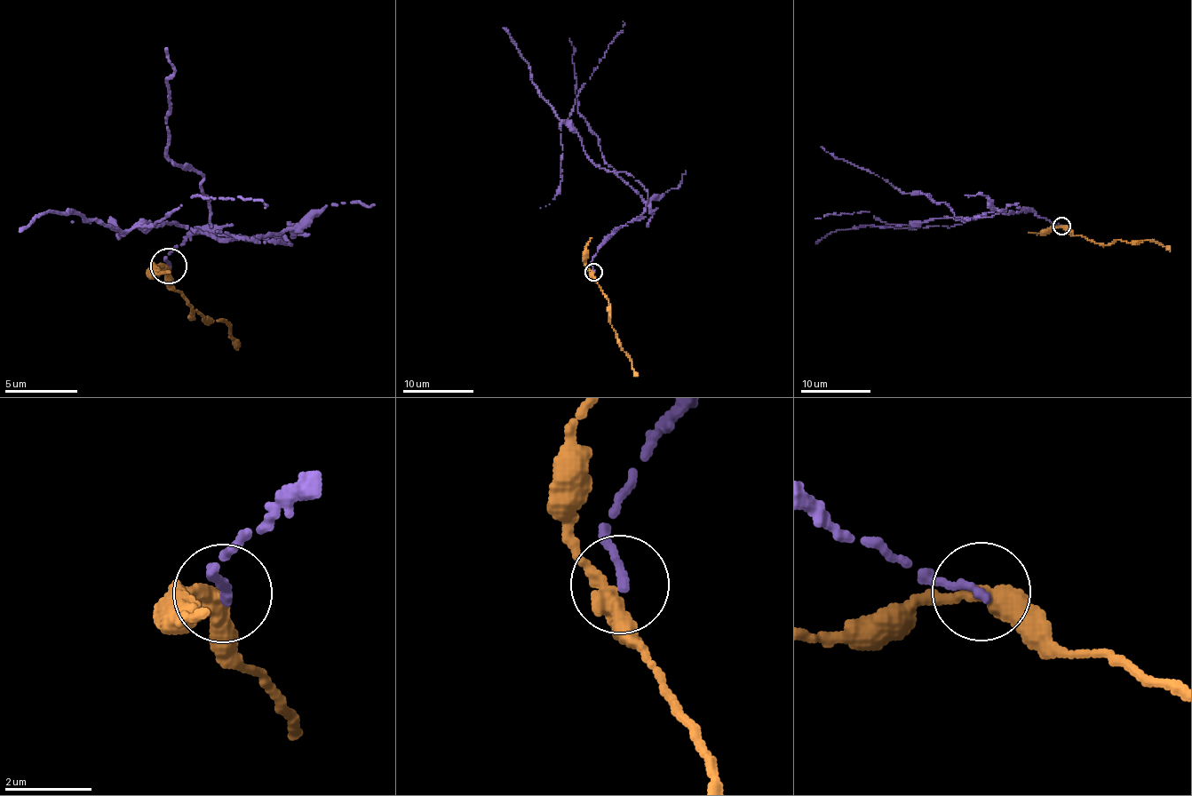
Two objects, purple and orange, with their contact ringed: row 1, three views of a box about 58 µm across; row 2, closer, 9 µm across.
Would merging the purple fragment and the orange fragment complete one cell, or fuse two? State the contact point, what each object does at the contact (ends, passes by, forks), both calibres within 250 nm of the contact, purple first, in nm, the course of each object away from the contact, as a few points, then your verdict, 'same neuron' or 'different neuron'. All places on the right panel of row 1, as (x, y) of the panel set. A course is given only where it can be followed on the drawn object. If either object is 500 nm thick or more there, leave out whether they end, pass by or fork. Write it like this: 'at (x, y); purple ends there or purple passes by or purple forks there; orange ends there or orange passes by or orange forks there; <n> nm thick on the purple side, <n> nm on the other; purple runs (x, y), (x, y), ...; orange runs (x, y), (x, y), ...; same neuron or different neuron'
at (1061, 226); purple ends there; orange passes by; 200 nm thick on the purple side, 400 nm on the other; purple runs (1061, 226), (1033, 211), (992, 212), (969, 219), (948, 218), (908, 225), (886, 224), (870, 211), (815, 218); orange runs (1061, 226), (1096, 243), (1114, 243), (1117, 240), (1135, 242), (1150, 240), (1161, 242), (1170, 251); different neuron

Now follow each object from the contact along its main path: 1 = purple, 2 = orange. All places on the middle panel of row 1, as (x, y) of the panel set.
1: (592, 272), (591, 262), (602, 243), (646, 210), (644, 199), (589, 158), (568, 118), (623, 21)
2: (592, 272), (593, 280), (608, 304), (608, 322), (617, 343), (638, 375)

